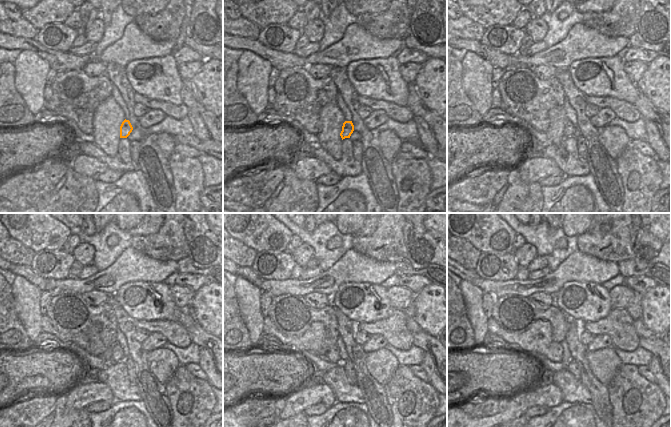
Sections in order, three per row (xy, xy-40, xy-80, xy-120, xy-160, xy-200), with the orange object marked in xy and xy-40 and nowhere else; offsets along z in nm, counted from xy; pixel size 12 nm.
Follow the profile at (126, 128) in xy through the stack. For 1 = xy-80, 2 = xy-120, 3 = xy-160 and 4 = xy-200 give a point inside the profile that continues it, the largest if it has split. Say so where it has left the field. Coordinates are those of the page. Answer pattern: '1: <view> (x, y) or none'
1: xy-80 (570, 129)
2: xy-120 (117, 352)
3: xy-160 (312, 340)
4: xy-200 (537, 338)

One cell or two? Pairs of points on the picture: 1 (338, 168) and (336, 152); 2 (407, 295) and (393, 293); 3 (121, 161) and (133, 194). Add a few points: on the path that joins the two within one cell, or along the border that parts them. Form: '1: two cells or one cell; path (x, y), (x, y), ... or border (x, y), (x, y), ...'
1: two cells; border (319, 144), (336, 159), (341, 158)
2: one cell; path (404, 295), (396, 293)
3: two cells; border (136, 168), (124, 172)

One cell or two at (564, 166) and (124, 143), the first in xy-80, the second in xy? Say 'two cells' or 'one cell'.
one cell

